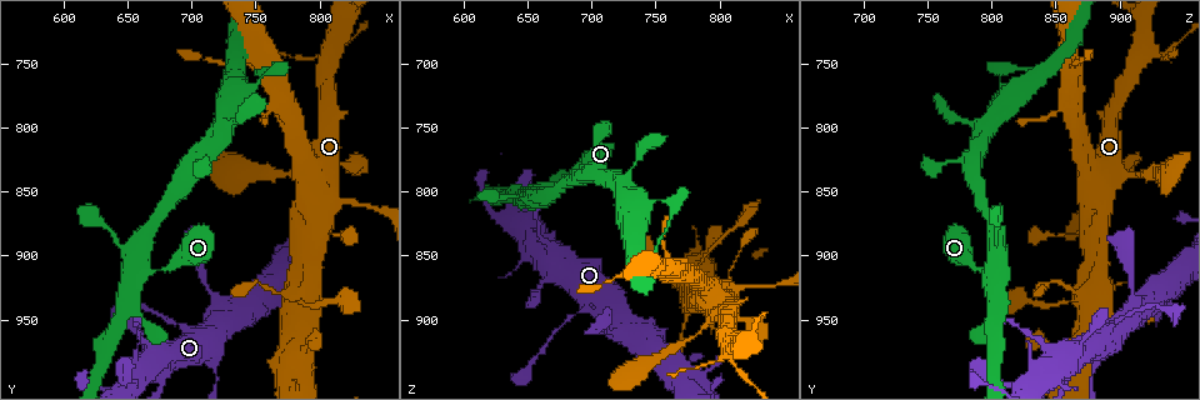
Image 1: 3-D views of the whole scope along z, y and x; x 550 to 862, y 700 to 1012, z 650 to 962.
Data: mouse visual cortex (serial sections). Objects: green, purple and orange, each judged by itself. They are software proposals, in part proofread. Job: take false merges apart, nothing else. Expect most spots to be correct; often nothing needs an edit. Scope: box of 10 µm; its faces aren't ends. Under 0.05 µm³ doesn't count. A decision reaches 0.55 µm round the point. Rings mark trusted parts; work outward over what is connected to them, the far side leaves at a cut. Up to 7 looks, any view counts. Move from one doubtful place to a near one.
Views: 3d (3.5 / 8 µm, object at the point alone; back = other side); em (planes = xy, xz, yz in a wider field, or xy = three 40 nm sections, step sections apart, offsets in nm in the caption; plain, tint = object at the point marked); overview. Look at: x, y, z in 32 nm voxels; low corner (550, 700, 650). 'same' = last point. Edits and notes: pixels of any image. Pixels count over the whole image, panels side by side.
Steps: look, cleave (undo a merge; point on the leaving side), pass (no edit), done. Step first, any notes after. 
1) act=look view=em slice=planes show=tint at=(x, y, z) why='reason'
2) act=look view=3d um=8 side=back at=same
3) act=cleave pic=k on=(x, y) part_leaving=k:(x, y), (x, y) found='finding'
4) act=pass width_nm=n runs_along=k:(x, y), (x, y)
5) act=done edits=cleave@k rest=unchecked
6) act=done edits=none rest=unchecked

act=look view=3d um=8 at=(780, 840, 912) why='a narrow waist'

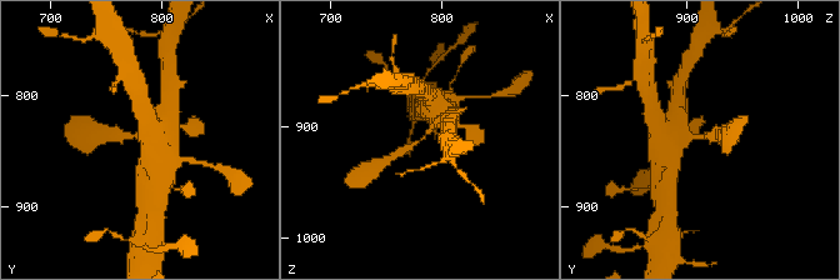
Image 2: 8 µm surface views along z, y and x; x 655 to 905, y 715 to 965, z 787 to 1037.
act=look view=em slice=xy step=2 show=tint at=same arm_widths_nm=250,350 why='now the EM'

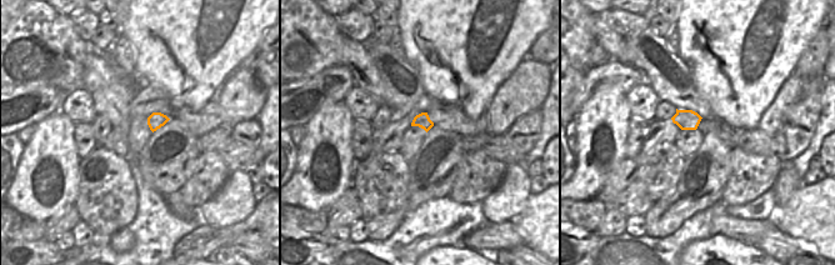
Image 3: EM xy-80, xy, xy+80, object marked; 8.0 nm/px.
act=pass runs_along=2:(445, 113), (415, 144), (386, 160) found='one cell here'

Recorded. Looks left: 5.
act=look view=3d um=3.5 at=(756, 760, 808) why='narrows sharply'

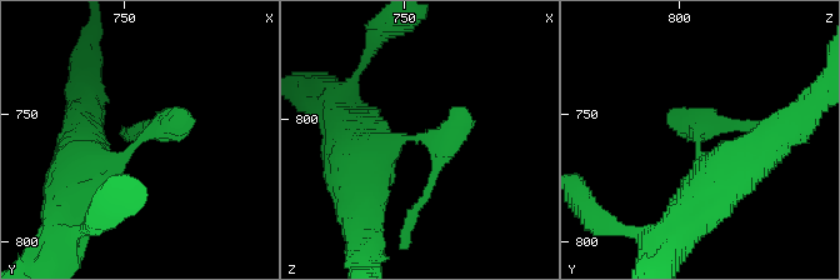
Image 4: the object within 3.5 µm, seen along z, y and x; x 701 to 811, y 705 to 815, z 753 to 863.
act=look view=em slice=planes show=tint at=(755, 762, 807) why='need the tissue'

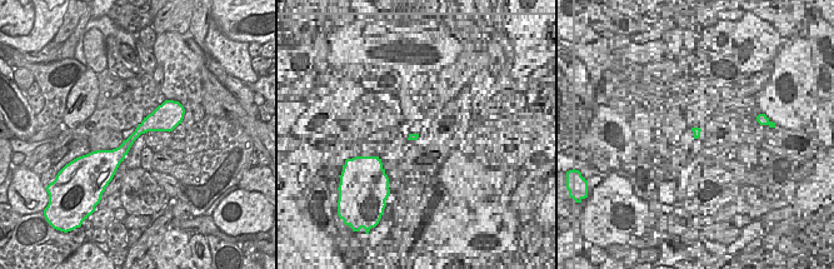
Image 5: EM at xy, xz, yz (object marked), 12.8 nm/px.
act=pass runs_along=4:(71, 195), (98, 184), (140, 138), (186, 115) found='continuous, no second cell'

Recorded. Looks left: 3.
act=look view=3d um=3.5 at=(836, 860, 874) why='narrows sharply'

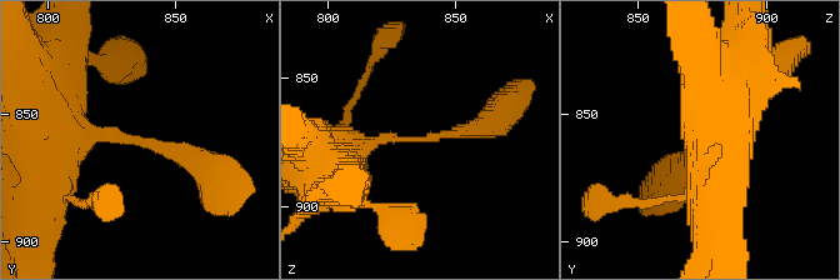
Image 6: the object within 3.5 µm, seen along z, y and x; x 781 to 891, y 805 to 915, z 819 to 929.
act=look view=em slice=xy step=5 show=plain at=(836, 859, 873) arm_widths_nm=200,400

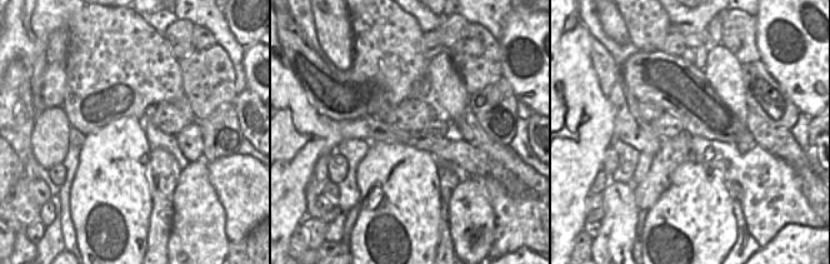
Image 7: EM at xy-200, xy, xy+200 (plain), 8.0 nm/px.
act=look view=em slice=xy step=5 show=tint at=same why='with the object marked'

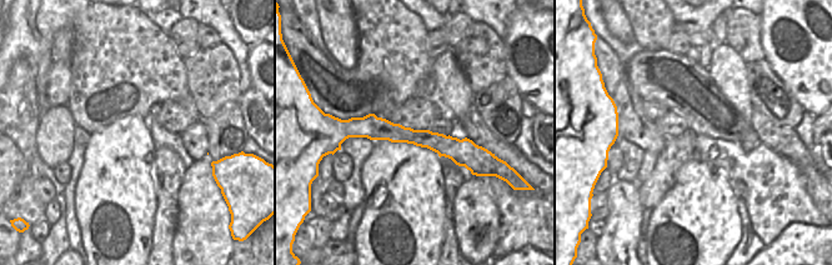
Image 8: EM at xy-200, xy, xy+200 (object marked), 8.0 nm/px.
act=pass runs_along=6:(43, 135), (158, 143), (204, 181) found='one cell here'

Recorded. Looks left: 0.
act=done edits=none rest=unchecked

